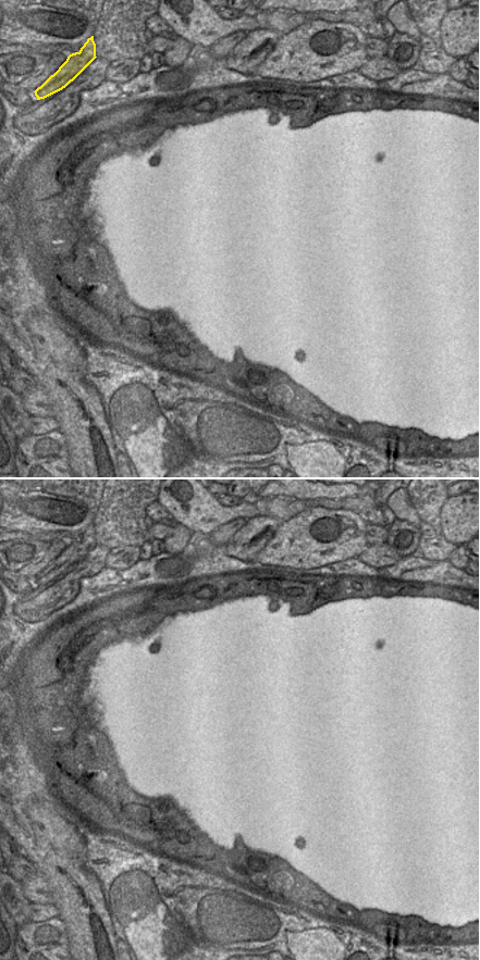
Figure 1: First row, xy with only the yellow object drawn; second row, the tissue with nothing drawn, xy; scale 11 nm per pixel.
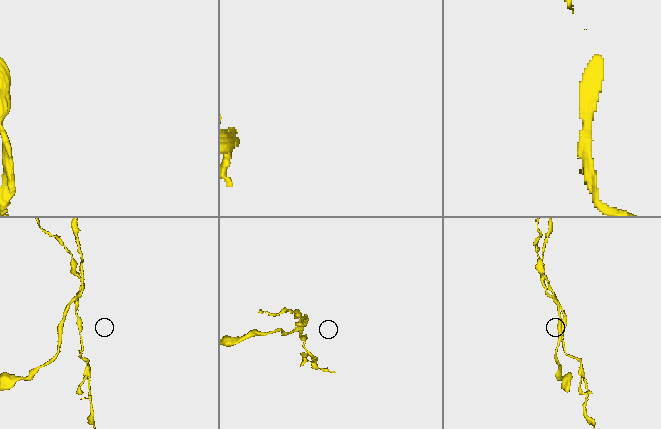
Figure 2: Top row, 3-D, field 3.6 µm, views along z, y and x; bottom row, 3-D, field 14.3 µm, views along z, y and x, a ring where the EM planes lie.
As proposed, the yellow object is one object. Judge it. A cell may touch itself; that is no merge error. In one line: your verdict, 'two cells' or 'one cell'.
two cells

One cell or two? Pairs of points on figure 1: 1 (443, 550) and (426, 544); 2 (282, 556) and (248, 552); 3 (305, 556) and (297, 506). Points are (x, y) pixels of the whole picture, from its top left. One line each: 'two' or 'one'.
1: one
2: two
3: two

